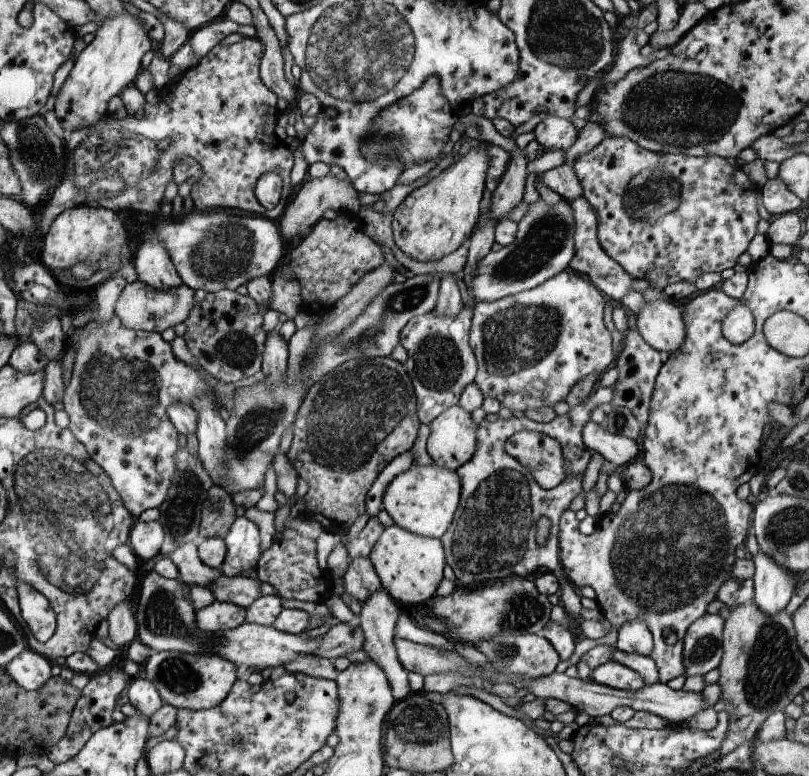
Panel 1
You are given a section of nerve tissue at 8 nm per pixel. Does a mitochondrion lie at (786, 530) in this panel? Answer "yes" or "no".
yes

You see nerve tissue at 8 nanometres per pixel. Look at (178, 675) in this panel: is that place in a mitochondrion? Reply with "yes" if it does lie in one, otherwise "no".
yes

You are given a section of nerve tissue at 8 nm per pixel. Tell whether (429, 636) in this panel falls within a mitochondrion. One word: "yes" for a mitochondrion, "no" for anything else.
no

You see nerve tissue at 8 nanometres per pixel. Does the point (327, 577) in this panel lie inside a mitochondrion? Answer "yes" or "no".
no

